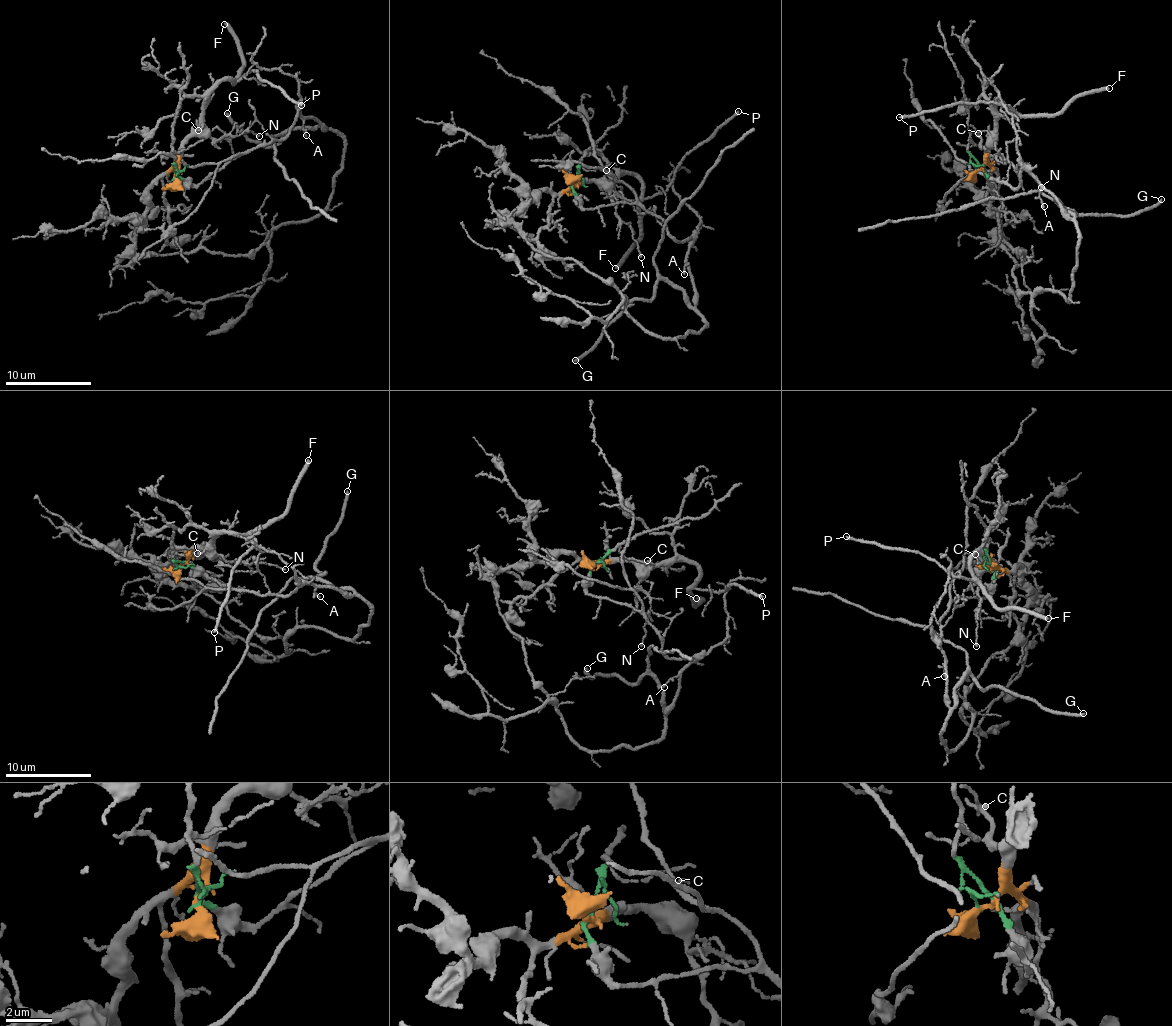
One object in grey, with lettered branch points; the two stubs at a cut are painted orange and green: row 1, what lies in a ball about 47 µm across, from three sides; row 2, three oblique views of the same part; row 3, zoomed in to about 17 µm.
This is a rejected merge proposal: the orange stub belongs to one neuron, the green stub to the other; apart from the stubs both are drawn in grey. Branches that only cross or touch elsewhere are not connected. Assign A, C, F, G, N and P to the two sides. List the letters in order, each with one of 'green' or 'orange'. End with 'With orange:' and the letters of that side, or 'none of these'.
A: green
C: orange
F: orange
G: green
N: orange
P: orange
With orange: C, F, N, P

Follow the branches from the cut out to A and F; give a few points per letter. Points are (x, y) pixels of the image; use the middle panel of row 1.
A: (573, 180), (588, 209), (626, 202), (642, 206), (673, 238), (690, 241), (685, 275)
F: (573, 180), (577, 185), (585, 178), (605, 182), (623, 171), (642, 186), (641, 239), (615, 268)

